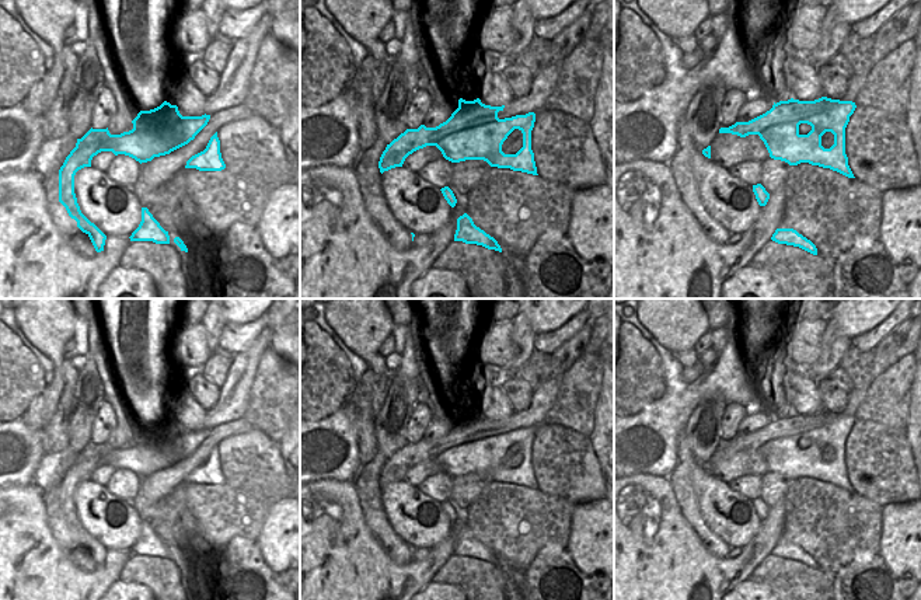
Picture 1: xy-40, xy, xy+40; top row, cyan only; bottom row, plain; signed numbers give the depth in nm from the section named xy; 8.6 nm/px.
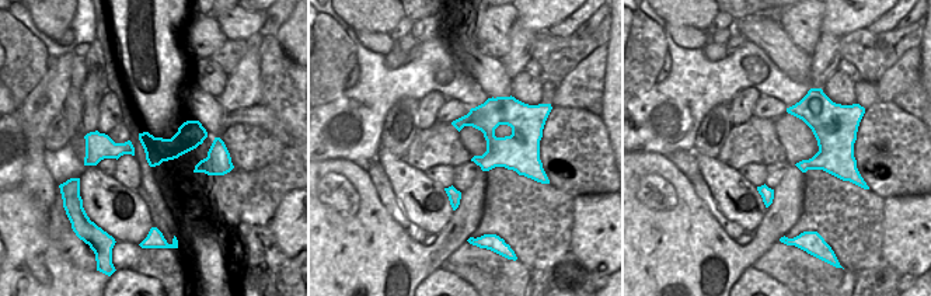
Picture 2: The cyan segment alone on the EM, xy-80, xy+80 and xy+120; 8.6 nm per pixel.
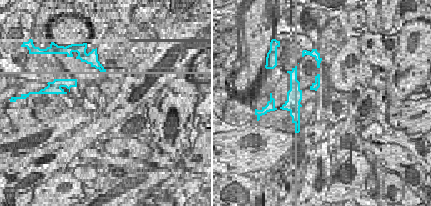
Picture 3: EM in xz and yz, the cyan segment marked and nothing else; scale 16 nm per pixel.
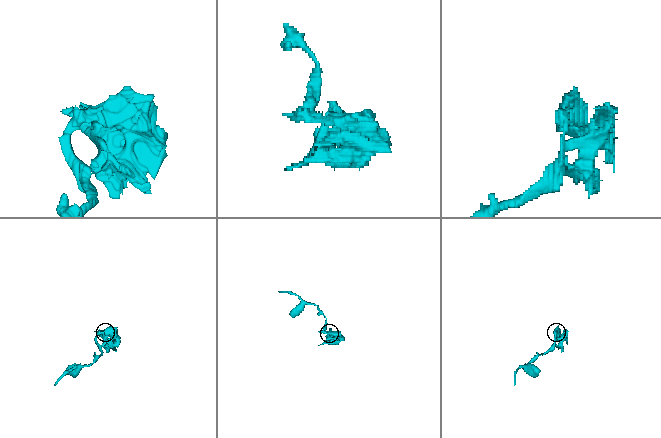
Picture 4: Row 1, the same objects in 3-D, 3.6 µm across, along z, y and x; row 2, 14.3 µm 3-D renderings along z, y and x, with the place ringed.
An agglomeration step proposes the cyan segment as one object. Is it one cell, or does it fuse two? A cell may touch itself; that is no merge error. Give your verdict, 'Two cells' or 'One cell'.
Two cells.

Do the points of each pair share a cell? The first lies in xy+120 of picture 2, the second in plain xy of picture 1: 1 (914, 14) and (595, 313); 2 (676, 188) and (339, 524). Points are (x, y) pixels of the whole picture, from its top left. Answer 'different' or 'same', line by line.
1: different
2: same

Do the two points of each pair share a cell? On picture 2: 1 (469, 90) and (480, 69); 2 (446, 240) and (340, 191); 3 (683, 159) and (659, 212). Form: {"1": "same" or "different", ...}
{"1": "different", "2": "same", "3": "different"}

